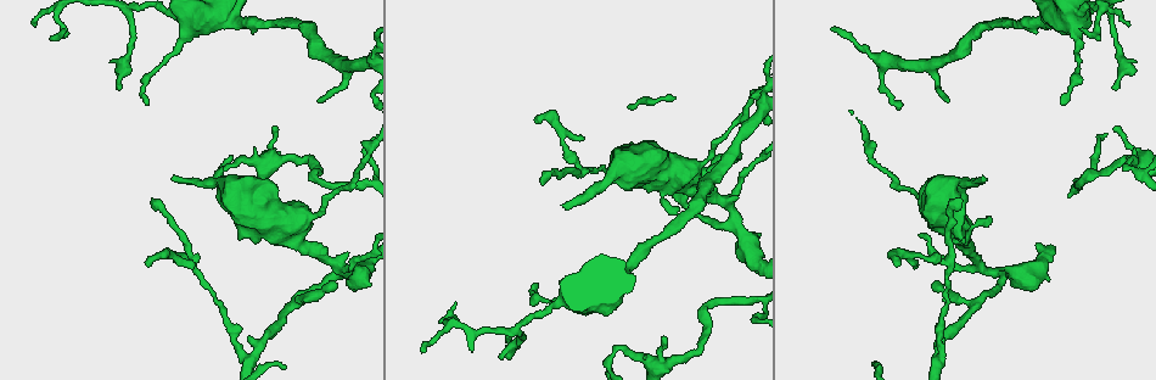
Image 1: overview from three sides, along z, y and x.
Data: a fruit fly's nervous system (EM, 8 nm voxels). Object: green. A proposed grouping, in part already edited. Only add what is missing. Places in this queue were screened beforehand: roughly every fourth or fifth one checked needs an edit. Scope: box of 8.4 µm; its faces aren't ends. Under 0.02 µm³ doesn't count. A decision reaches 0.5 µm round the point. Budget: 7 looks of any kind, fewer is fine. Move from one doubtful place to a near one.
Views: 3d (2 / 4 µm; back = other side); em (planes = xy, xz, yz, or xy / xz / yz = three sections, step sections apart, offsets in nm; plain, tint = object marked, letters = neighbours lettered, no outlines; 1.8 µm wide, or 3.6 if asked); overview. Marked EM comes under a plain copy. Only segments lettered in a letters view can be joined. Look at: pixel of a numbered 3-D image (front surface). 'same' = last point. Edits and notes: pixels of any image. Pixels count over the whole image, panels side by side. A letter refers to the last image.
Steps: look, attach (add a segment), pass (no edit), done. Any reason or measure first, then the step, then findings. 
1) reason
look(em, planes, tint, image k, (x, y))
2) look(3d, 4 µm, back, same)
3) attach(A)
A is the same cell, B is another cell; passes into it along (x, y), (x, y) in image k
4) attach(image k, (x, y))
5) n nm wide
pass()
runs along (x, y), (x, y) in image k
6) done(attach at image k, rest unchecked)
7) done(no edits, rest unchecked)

look(em, planes, letters, image 1, (537, 284))

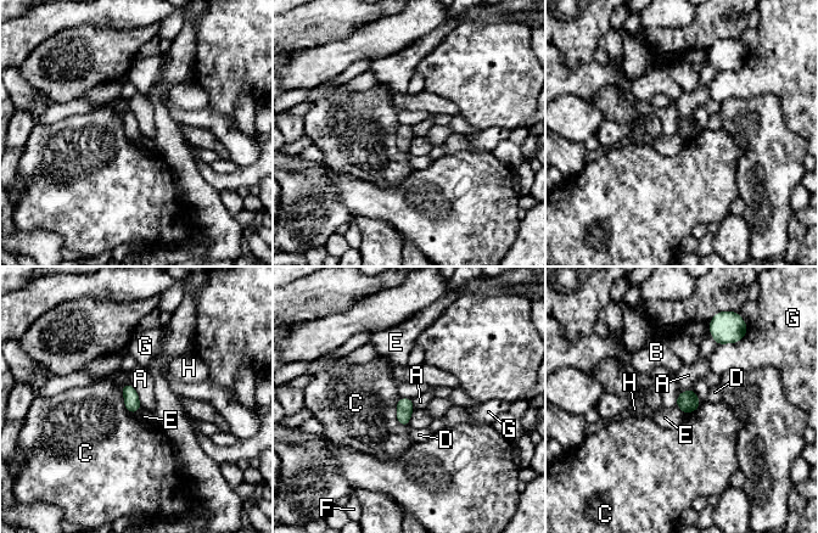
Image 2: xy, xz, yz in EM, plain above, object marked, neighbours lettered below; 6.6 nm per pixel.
100 nm wide
pass()
A, B, C, D, E, F, G and H are other cells; border along (129, 383), (134, 388), (141, 407) in image 2; none of them fits

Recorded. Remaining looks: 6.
branch stops here
look(3d, 4 µm, image 1, (455, 301))

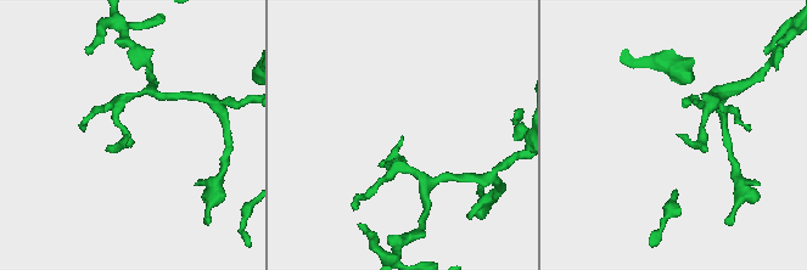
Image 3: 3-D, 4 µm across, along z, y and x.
need the tissue
look(em, planes, letters, image 3, (678, 135))

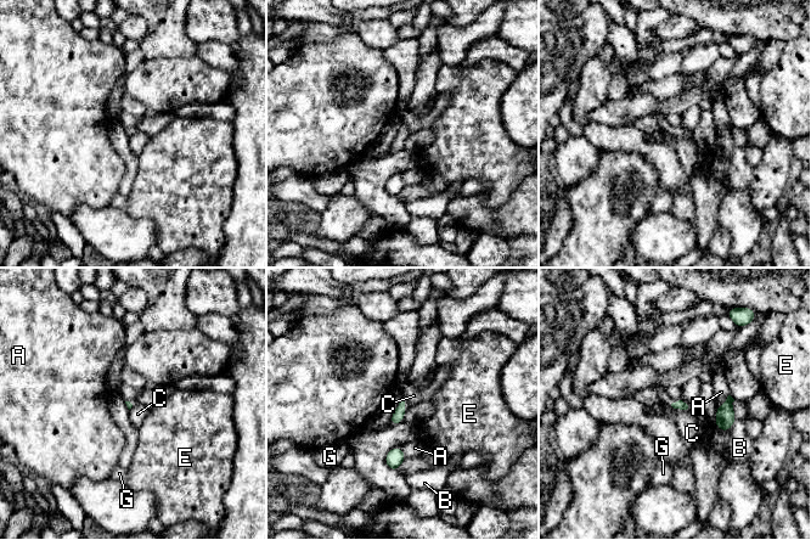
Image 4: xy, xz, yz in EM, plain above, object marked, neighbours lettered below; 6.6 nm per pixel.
pass()
A, B, C, E and G are other cells; border along (671, 405), (691, 411) in image 4; no lettered segment goes on from it

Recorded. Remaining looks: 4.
branch point
look(em, xz, step 8, letters, image 1, (584, 172))

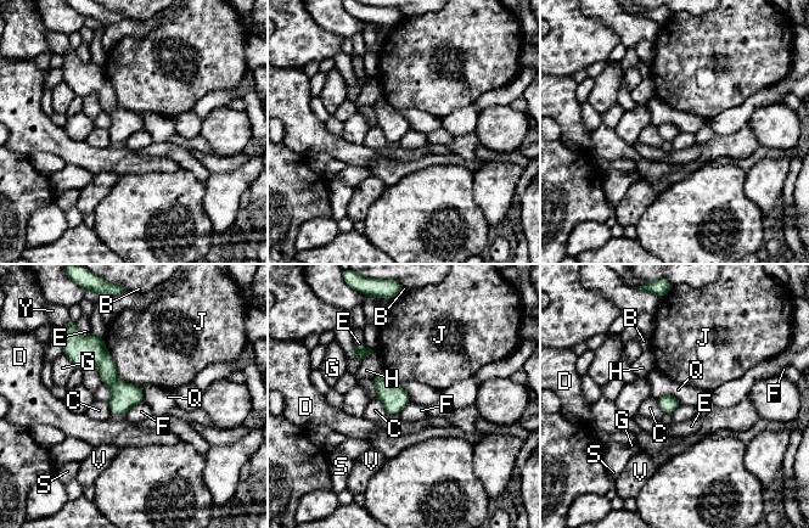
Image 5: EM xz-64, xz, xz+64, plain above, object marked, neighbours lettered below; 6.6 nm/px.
pass()
B, C, D, E, F, G, H, J, Q, S, V and Y are other cells; runs along (91, 341), (122, 393), (122, 411) in image 5; none of them fits

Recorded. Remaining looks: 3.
done(no edits, rest unchecked)

